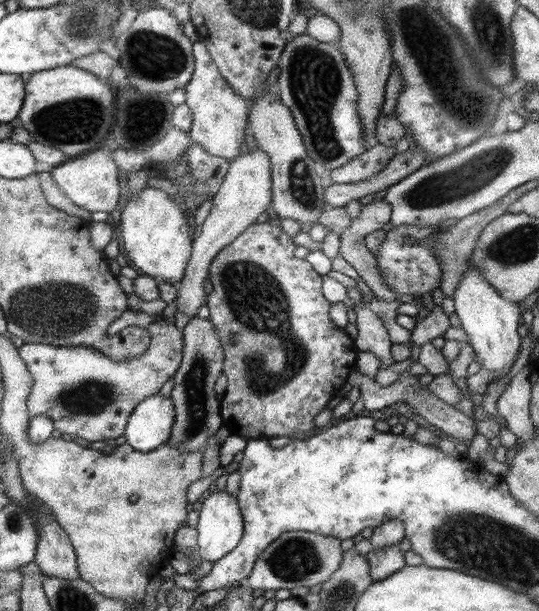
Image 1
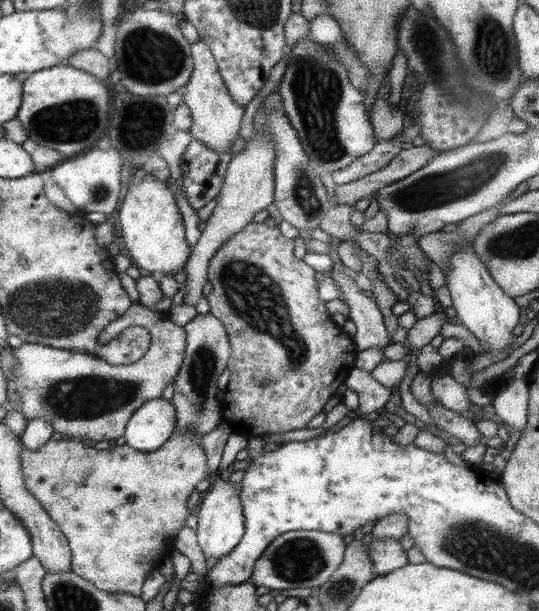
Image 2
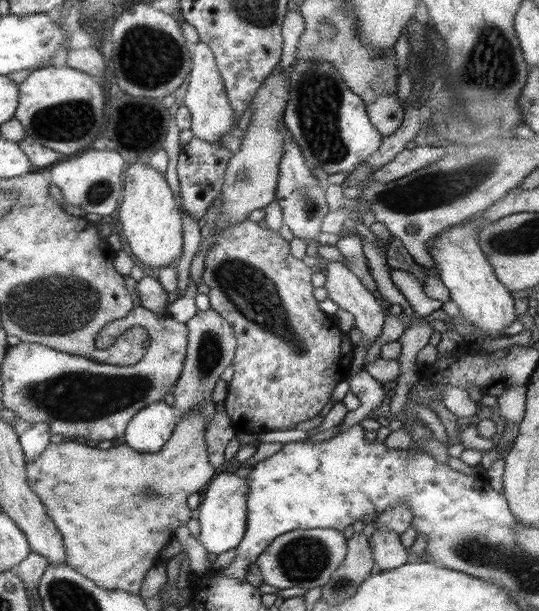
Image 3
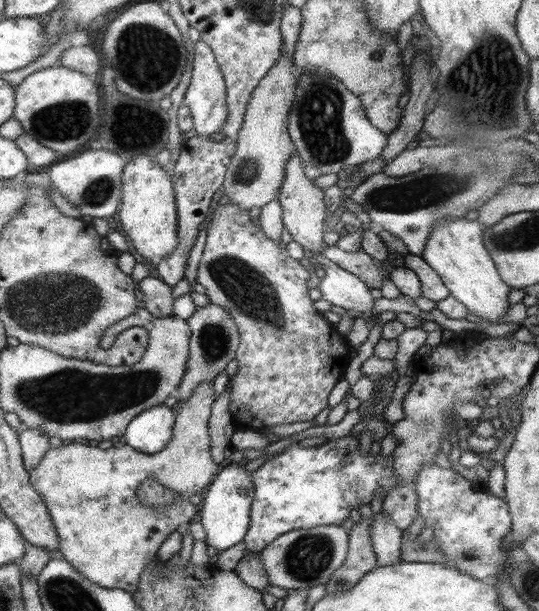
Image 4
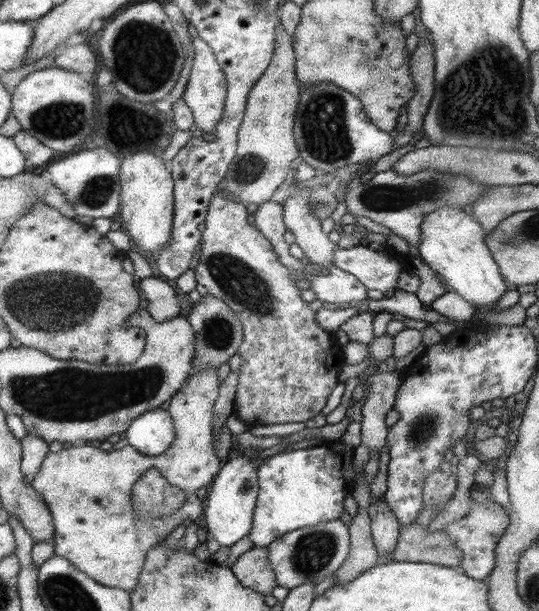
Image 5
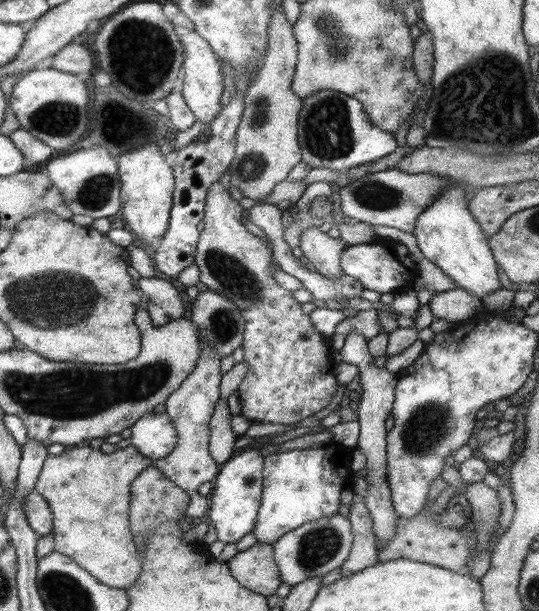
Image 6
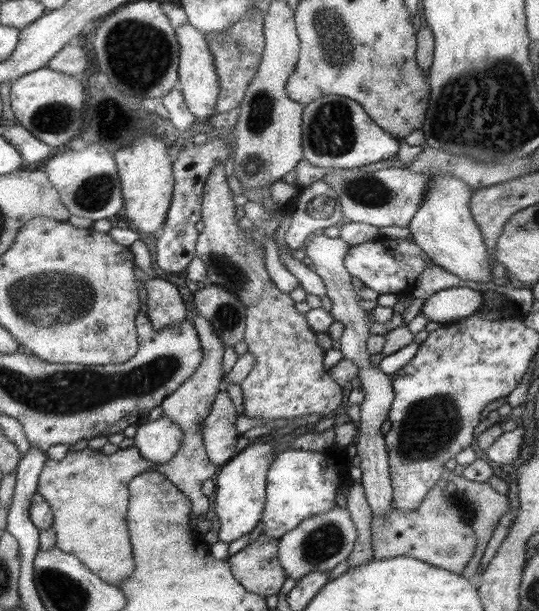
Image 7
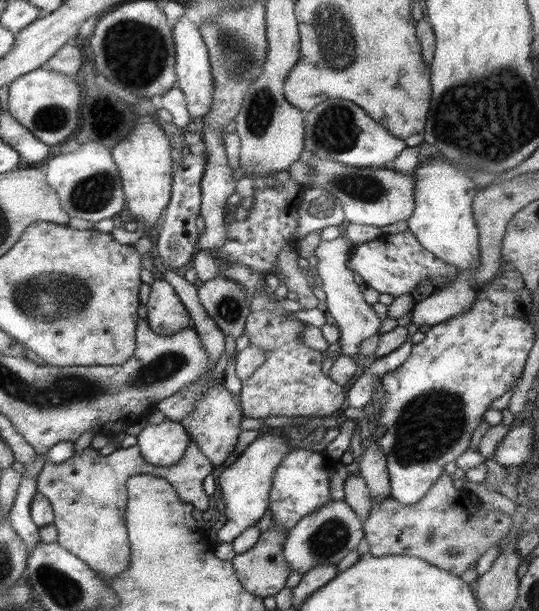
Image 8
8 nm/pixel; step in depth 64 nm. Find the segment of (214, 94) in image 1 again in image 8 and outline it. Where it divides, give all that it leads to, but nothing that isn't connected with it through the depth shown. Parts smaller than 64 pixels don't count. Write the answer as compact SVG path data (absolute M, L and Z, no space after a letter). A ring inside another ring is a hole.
M183 14L171 28L171 39L175 49L175 76L177 86L183 92L186 109L190 117L203 117L209 112L211 106L211 94L213 94L213 79L209 70L207 49L201 38L199 28Z

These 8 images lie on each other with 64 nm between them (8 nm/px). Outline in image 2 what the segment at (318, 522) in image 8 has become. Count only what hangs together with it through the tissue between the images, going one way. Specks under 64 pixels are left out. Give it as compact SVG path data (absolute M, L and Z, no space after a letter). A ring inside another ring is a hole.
M295 530L284 532L264 548L255 561L251 576L246 582L254 587L265 586L273 590L289 588L318 588L341 564L345 544L342 537L333 532L319 530Z

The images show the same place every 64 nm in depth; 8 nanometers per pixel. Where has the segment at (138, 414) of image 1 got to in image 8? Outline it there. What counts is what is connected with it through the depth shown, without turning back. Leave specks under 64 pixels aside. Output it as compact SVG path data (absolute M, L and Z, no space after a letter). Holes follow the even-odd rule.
M151 418L136 436L141 459L155 467L175 464L189 443L188 434L177 421Z

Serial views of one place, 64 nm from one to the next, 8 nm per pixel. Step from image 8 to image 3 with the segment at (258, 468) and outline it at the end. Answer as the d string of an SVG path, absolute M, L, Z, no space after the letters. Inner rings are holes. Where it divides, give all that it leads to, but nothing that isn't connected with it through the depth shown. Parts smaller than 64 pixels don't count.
M218 473L211 478L203 492L200 493L200 503L197 506L197 522L199 536L197 540L203 544L206 552L221 554L235 548L243 538L246 529L245 496L247 484L245 478L238 478L233 473Z

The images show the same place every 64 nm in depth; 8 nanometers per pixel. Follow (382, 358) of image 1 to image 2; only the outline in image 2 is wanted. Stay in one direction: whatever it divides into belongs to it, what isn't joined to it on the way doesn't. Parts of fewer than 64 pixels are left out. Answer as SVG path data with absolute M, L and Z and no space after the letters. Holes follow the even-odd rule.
M337 263L329 270L329 275L340 290L339 299L347 304L349 318L356 327L352 342L356 351L369 348L384 350L389 344L382 314L370 294L357 288L353 278L343 274Z

